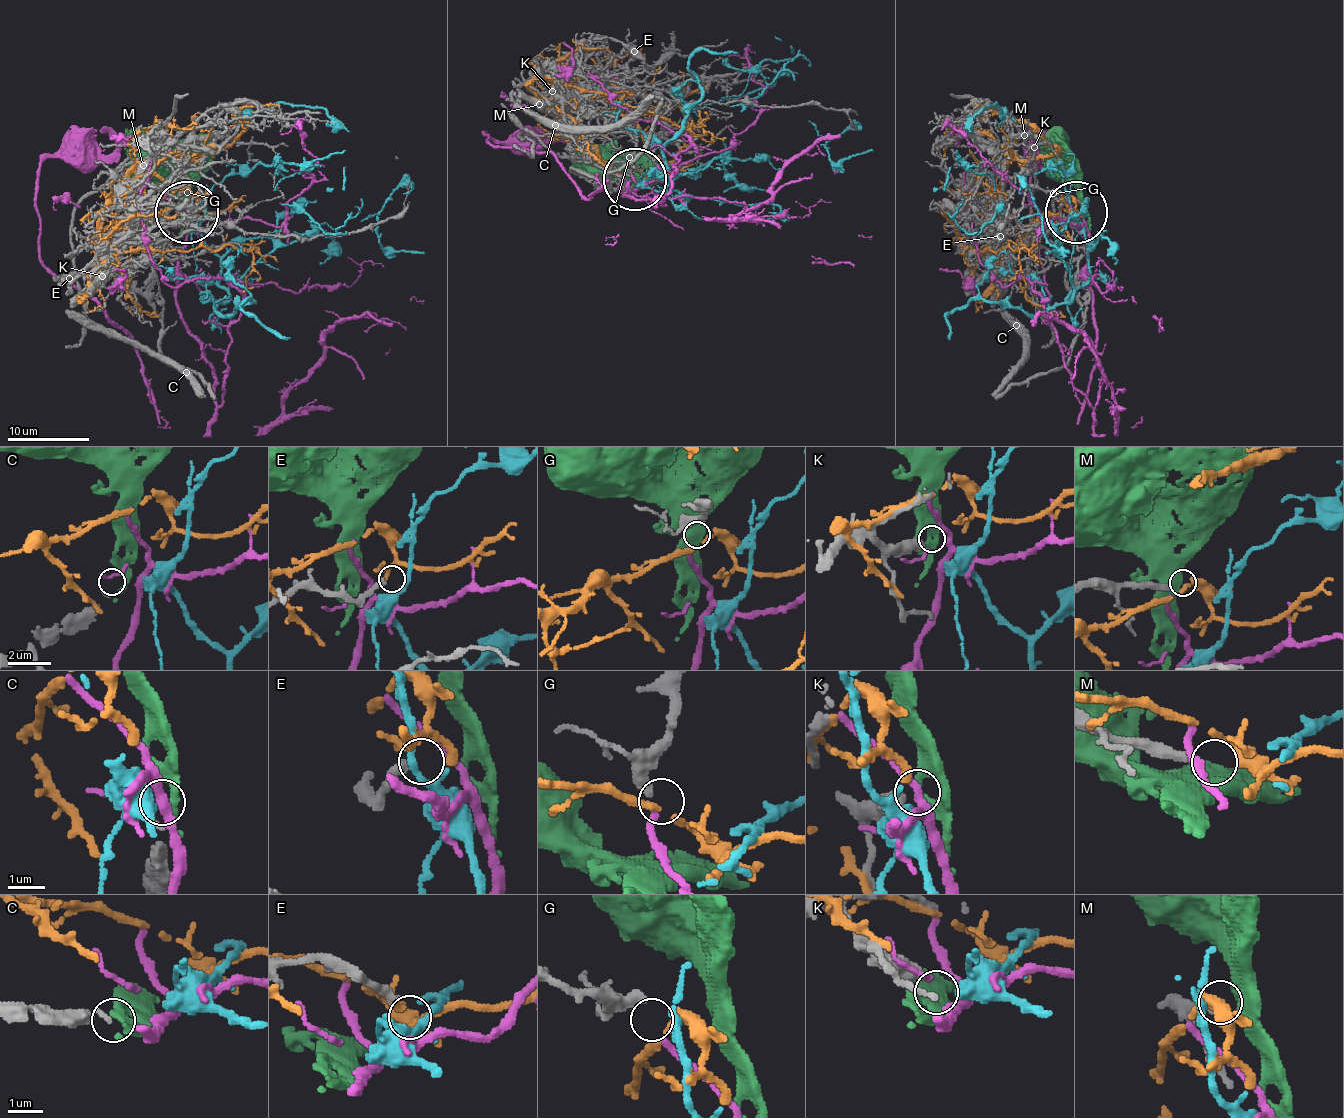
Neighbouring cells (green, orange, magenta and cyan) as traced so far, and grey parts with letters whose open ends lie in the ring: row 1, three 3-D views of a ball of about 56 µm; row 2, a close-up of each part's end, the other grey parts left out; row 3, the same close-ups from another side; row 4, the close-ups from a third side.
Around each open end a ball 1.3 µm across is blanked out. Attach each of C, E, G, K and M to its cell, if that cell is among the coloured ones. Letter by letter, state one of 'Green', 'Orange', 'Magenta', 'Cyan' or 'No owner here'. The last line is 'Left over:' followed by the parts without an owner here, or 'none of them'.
C: Green
E: No owner here
G: Magenta
K: No owner here
M: No owner here
Left over: E, K, M

